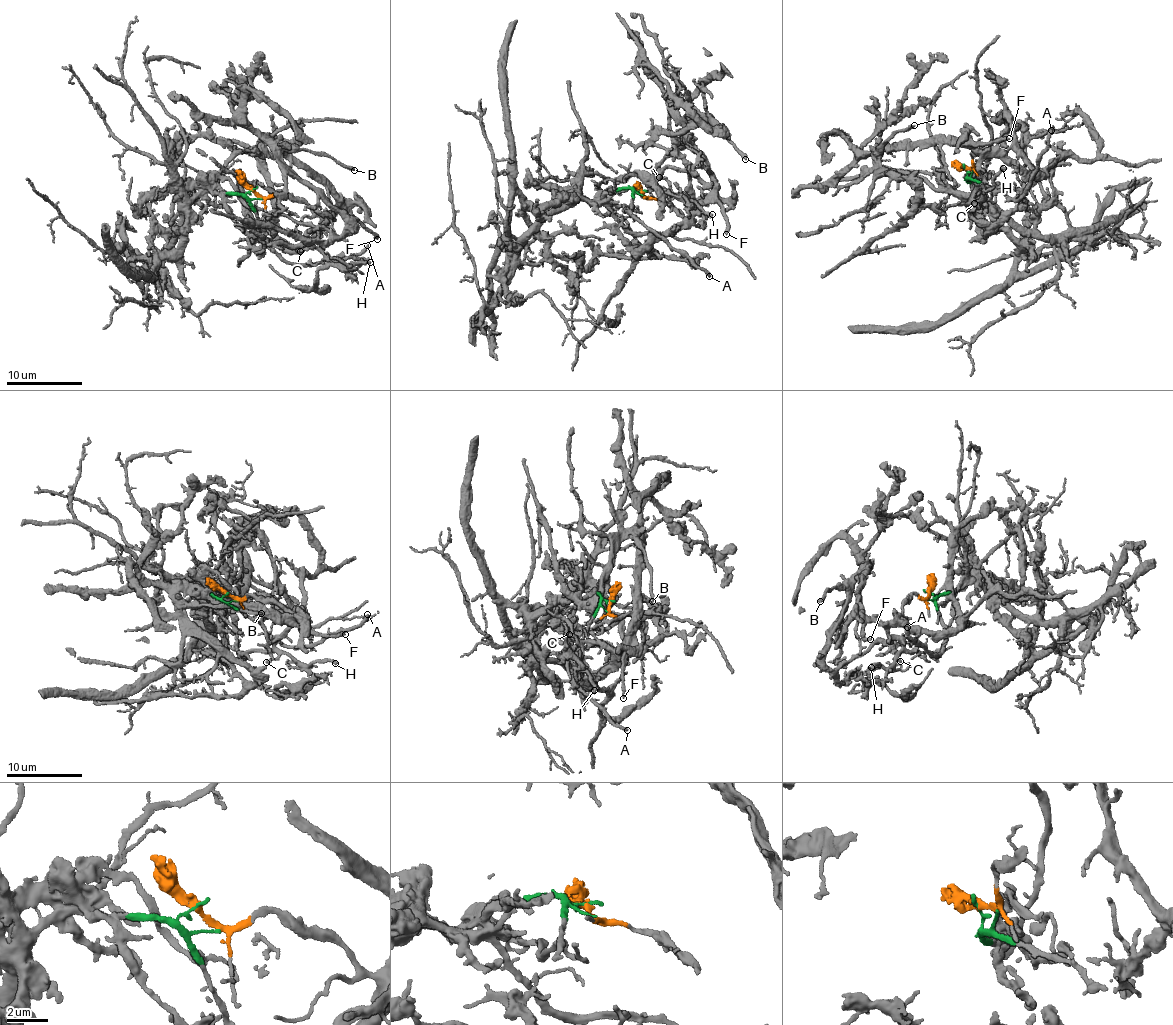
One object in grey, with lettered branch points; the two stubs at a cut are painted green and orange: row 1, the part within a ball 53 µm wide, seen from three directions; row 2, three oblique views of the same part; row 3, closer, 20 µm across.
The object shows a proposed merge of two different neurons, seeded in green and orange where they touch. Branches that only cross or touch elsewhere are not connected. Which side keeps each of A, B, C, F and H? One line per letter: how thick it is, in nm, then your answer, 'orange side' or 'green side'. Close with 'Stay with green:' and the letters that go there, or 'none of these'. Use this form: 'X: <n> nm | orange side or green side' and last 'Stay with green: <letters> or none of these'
A: 240 nm | green side
B: 260 nm | orange side
C: 170 nm | orange side
F: 260 nm | orange side
H: 260 nm | orange side
Stay with green: A

